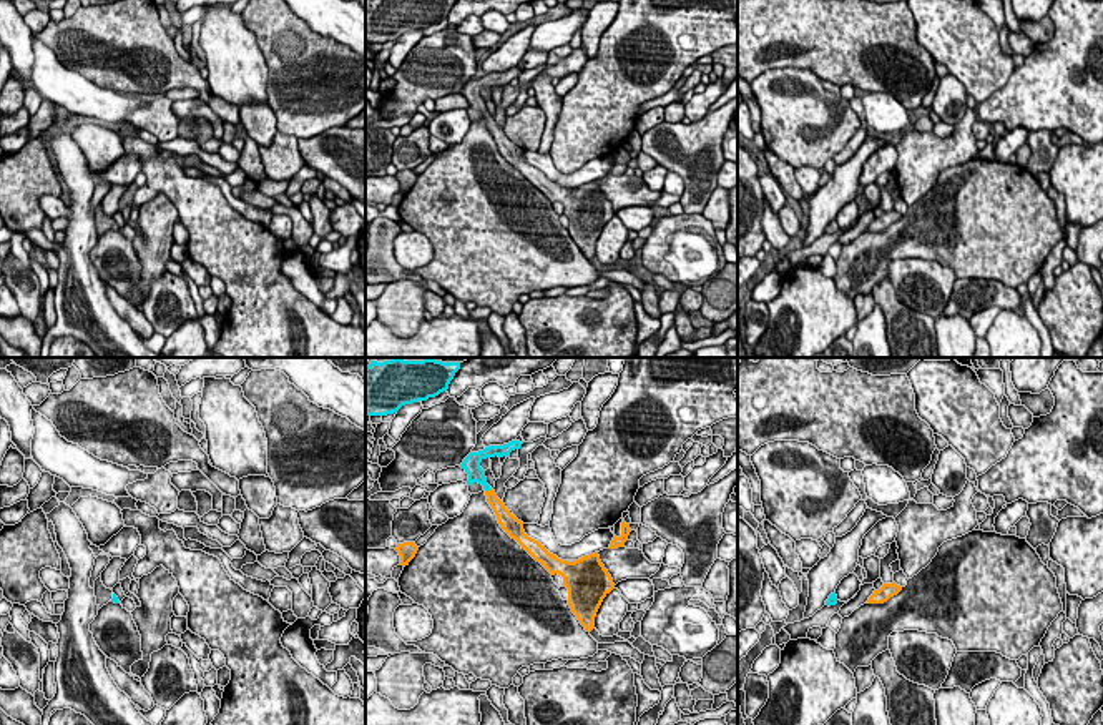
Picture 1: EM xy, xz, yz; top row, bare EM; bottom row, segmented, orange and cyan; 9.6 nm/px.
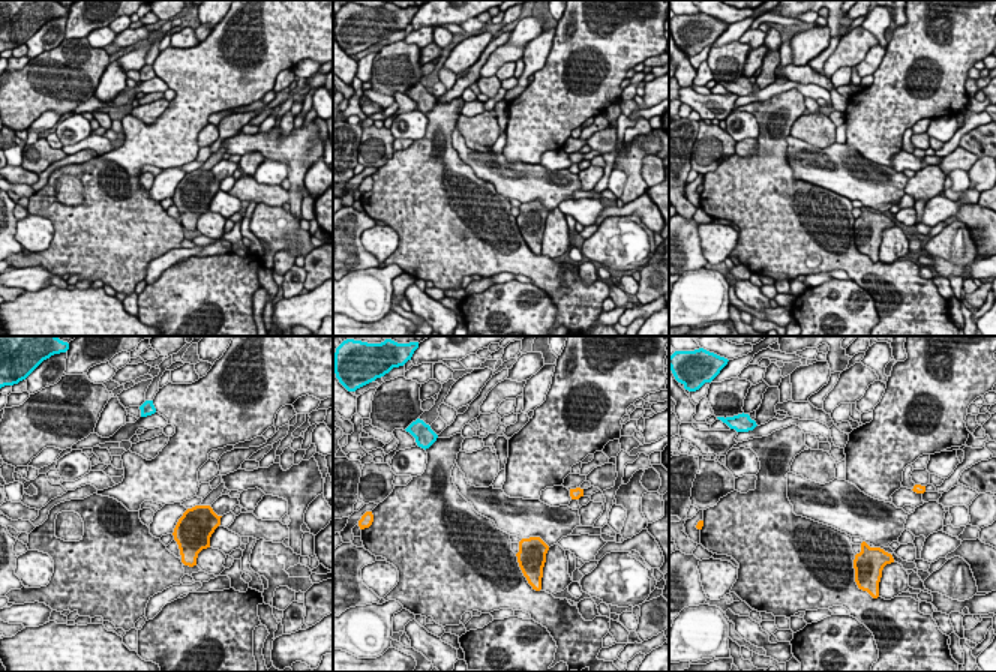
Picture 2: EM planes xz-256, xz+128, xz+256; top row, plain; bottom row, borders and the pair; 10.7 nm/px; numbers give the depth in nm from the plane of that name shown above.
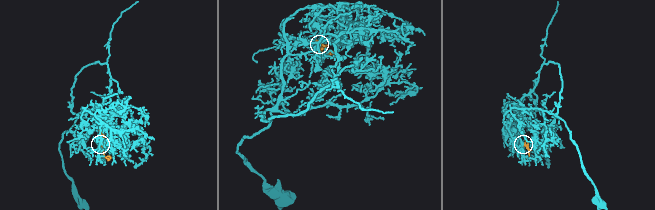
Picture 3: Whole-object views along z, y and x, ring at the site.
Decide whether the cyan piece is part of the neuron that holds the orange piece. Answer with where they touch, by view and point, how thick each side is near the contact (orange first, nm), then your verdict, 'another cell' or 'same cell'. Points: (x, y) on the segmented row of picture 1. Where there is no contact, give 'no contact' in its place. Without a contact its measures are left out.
xz (487, 491) | 130/160 nm | same cell

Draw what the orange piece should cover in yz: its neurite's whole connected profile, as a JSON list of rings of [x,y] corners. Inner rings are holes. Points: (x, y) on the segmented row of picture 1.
[[[895,582],[892,584],[884,584],[879,590],[874,590],[874,594],[869,597],[867,604],[884,604],[890,597],[897,595],[902,590],[900,585]]]

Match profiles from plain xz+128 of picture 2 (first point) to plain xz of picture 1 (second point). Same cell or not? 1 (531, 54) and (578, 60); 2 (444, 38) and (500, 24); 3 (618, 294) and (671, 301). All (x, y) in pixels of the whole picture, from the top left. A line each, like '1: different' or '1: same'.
1: different
2: same
3: different

